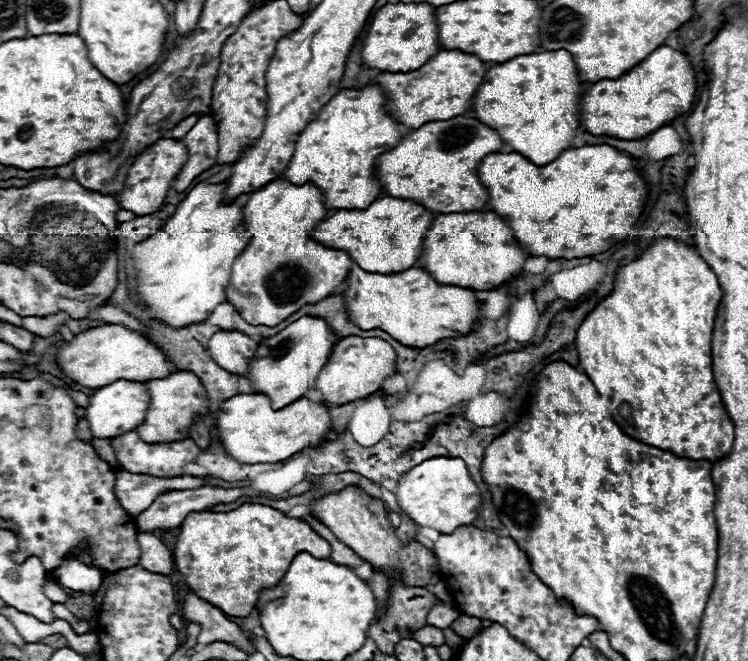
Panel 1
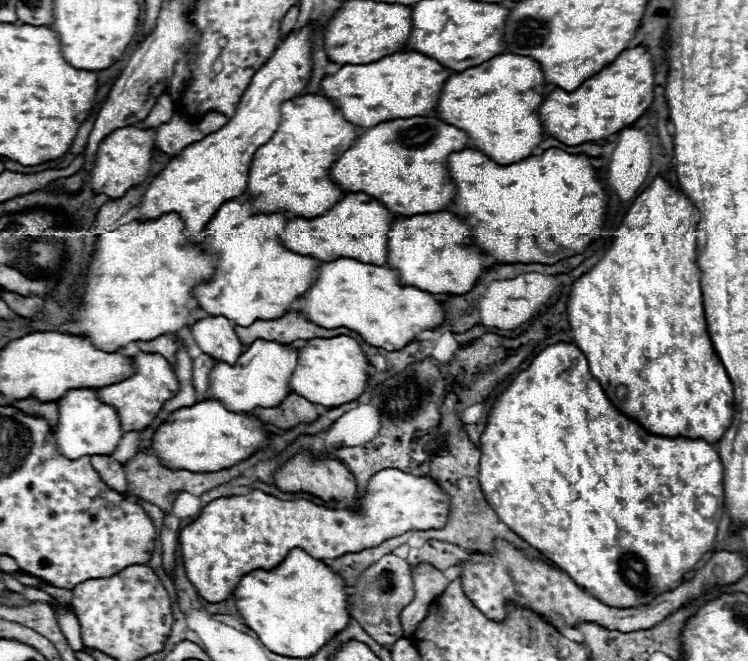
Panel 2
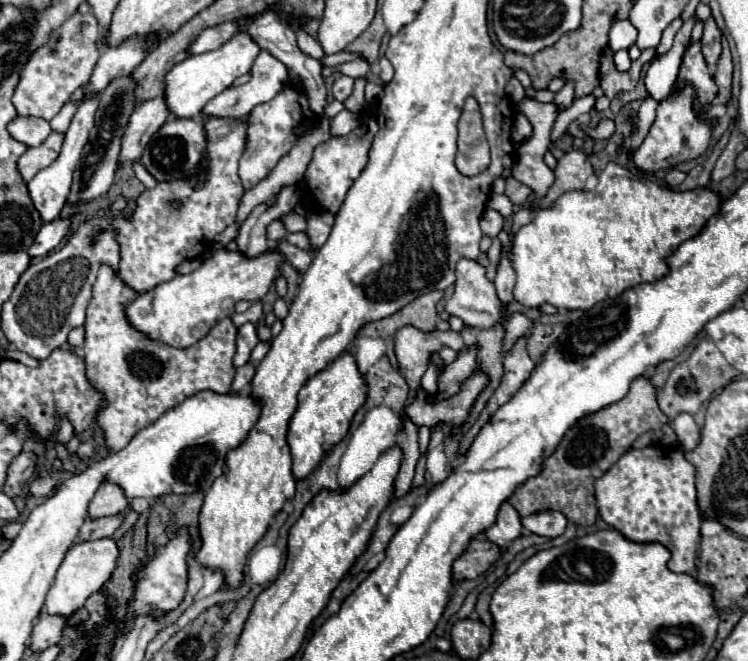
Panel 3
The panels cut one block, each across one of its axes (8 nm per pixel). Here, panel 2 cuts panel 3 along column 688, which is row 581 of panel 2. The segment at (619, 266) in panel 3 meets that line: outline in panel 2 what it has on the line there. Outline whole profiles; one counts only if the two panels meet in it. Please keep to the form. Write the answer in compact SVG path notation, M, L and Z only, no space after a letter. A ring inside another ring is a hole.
M386 468L376 472L366 484L366 496L360 498L352 506L342 508L326 508L318 506L306 498L296 500L278 500L258 488L250 490L244 496L228 496L212 500L198 518L188 524L178 534L178 548L184 562L186 578L194 584L198 594L208 602L222 602L226 600L232 590L238 586L240 578L252 570L272 570L276 568L292 548L304 548L316 560L338 558L348 552L362 552L366 548L380 546L384 540L400 536L408 530L438 530L448 520L450 500L440 490L440 486L432 478L420 478L406 474L396 468Z

